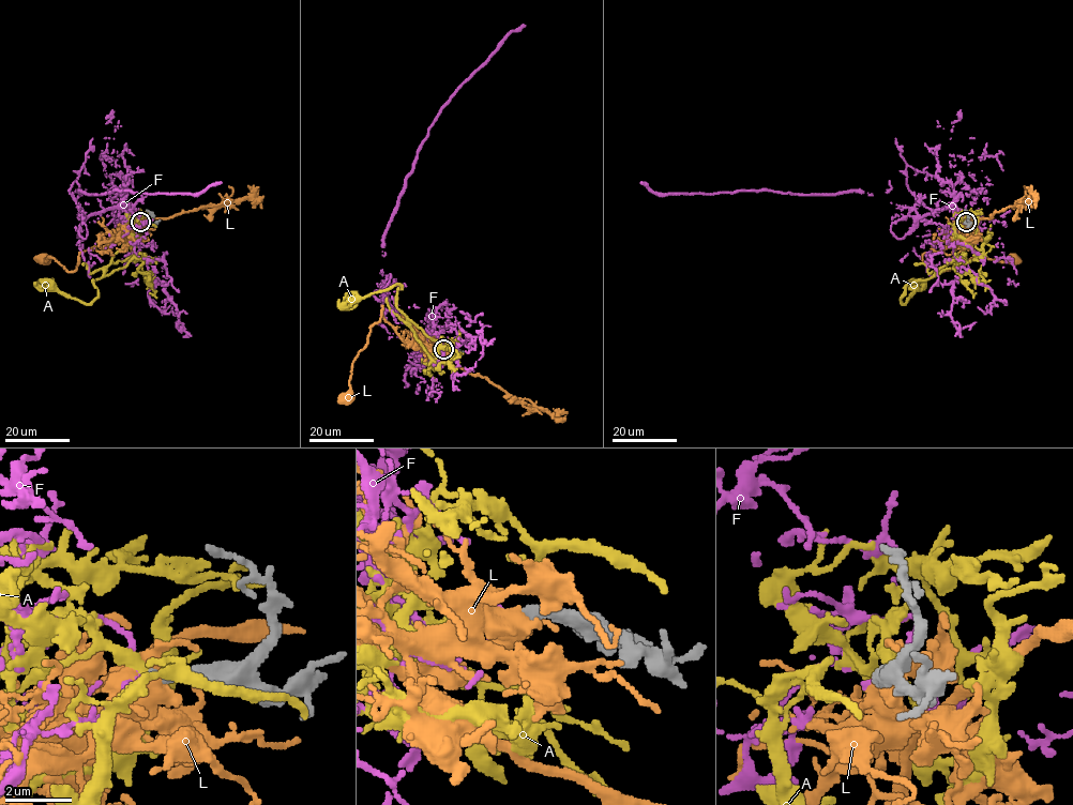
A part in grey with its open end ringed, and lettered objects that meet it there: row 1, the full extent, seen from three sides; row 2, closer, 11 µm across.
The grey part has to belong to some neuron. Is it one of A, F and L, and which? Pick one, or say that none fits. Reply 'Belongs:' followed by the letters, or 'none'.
Belongs: A

